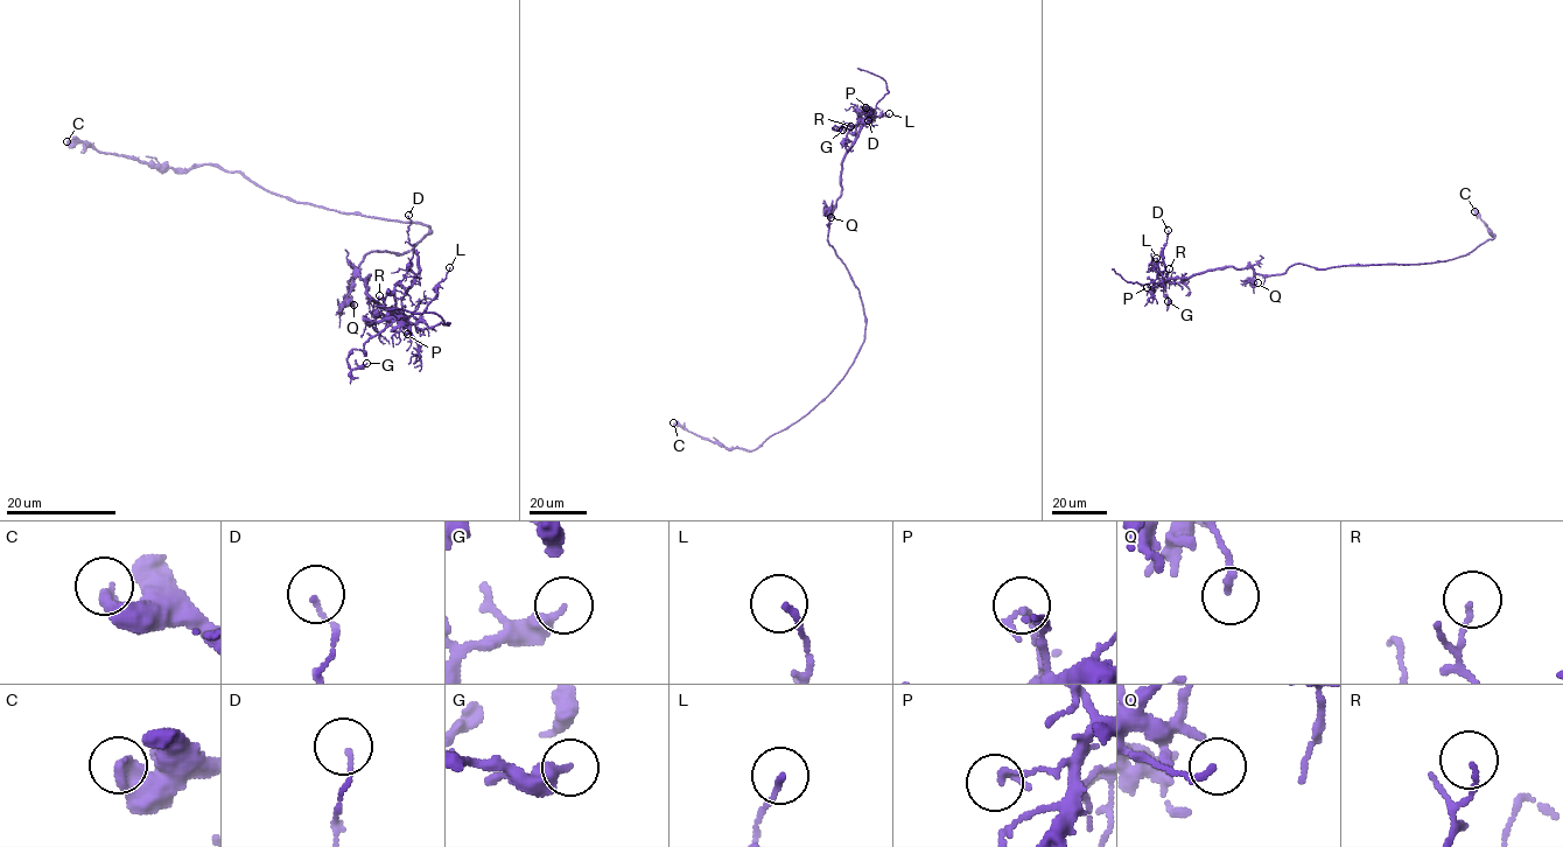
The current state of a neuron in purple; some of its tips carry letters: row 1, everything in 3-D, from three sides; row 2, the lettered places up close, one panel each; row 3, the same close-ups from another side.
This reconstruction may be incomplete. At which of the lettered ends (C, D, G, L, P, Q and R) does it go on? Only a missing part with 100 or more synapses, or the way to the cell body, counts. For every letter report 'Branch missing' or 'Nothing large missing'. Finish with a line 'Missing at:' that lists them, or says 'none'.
C: Nothing large missing
D: Nothing large missing
G: Nothing large missing
L: Nothing large missing
P: Nothing large missing
Q: Nothing large missing
R: Nothing large missing
Missing at: none

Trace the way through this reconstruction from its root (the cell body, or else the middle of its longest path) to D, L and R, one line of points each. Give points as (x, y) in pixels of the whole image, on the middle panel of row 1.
D: (862, 299), (828, 244), (828, 231), (841, 190), (843, 156), (862, 120), (873, 118), (868, 120)
L: (862, 299), (845, 265), (828, 244), (828, 221), (841, 194), (843, 156), (863, 120), (870, 114), (889, 113)
R: (862, 299), (845, 265), (828, 242), (829, 216), (841, 190), (841, 165), (856, 137), (855, 128), (850, 126)

